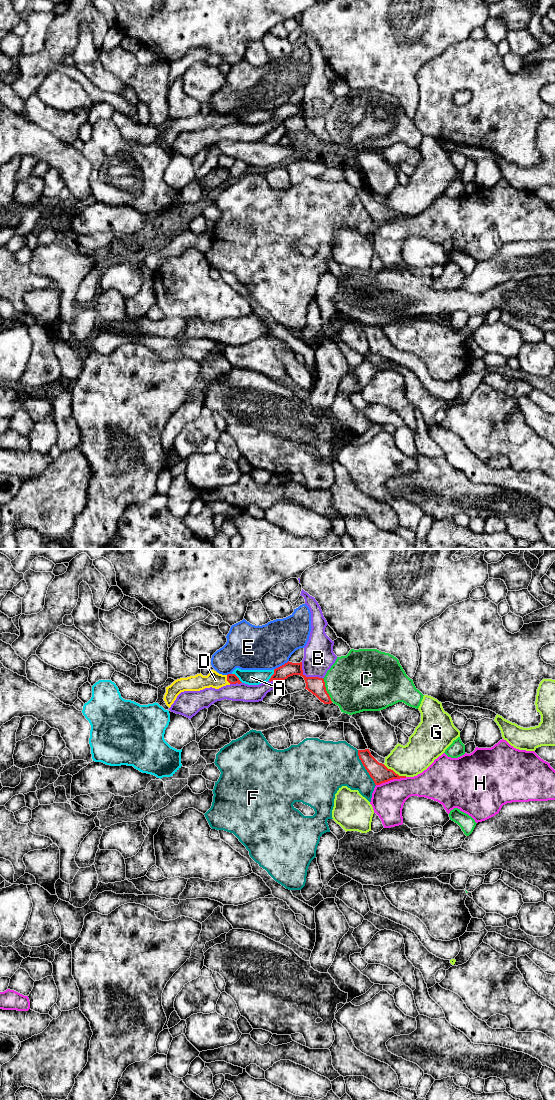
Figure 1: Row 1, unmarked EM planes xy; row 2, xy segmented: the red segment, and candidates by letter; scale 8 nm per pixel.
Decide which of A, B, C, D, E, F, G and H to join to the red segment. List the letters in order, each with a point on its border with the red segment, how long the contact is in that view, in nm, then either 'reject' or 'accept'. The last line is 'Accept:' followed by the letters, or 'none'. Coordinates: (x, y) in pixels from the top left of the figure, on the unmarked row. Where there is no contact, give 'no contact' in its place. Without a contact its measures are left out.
A: xy (272, 115) | 110 nm | reject
B: xy (307, 117) | 220 nm | reject
C: xy (325, 130) | 200 nm | reject
D: xy (227, 119) | 80 nm | accept
E: xy (282, 105) | 140 nm | reject
F: xy (365, 208) | 320 nm | reject
G: xy (394, 212) | 220 nm | reject
H: xy (391, 219) | 260 nm | reject
Accept: D

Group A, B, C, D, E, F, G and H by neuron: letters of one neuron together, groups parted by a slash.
A / B / C / D / E / F / G / H

